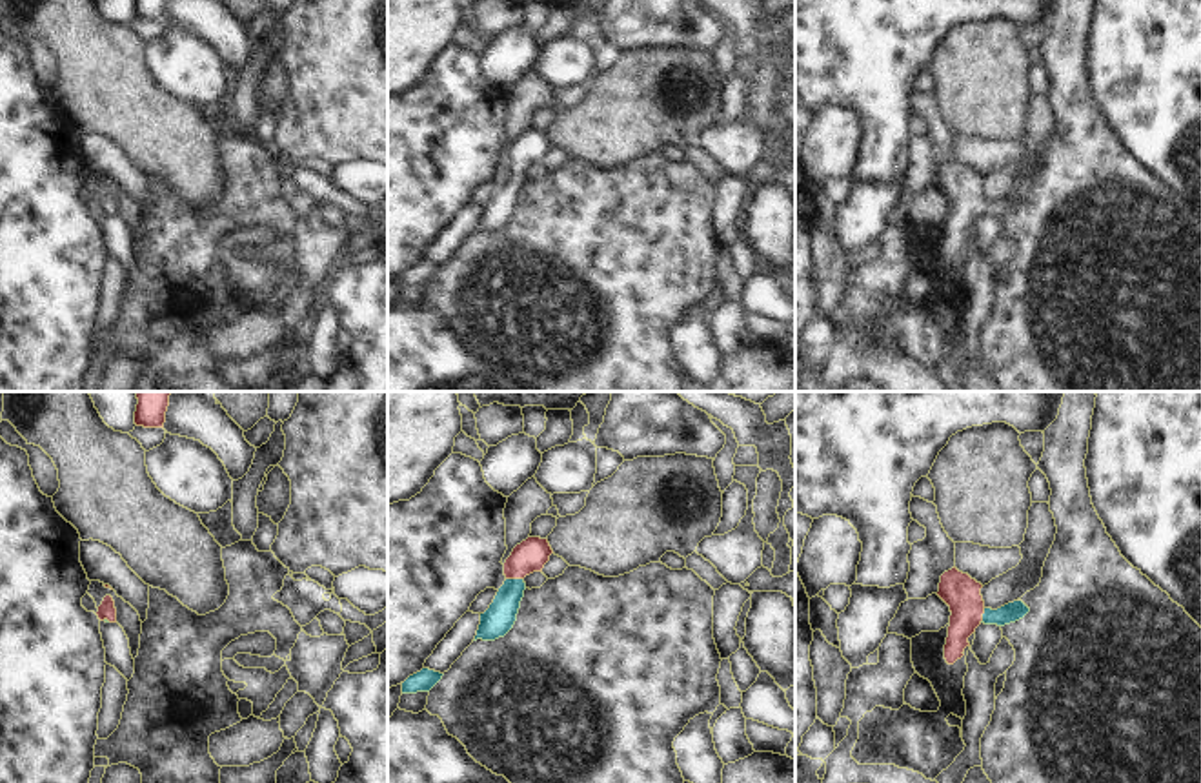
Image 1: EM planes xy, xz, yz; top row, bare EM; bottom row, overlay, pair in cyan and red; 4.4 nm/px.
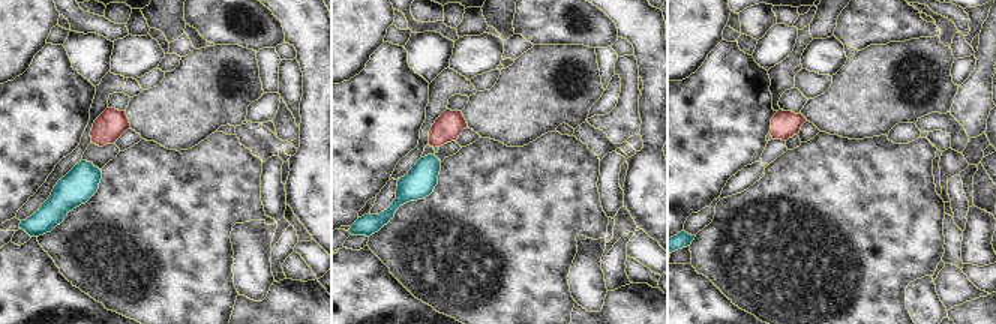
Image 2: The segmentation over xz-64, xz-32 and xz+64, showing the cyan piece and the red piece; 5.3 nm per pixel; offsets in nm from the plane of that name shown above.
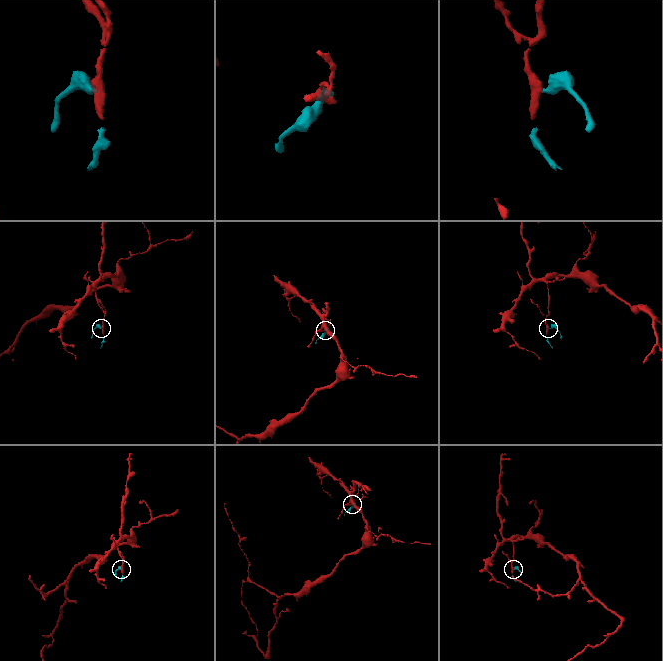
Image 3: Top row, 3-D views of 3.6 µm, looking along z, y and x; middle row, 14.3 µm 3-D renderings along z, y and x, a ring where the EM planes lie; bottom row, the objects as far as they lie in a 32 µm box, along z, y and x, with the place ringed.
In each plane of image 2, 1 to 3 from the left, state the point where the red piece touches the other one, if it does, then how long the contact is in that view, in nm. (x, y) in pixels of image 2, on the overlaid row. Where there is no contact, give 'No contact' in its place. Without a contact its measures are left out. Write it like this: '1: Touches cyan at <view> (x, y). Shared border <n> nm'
1: No contact
2: Touches cyan at xz-32 (435, 147). Shared border 30 nm
3: No contact.

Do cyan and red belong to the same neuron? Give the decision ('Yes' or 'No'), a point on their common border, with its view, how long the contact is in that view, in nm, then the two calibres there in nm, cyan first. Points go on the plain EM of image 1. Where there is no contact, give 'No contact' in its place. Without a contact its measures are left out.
Yes. Touches cyan at xz (515, 172). Shared border 80 nm. Thickness 140 nm (cyan) against 150 nm.

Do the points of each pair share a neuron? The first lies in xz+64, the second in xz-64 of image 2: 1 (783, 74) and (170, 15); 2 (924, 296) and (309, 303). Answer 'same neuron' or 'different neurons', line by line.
1: different neurons
2: different neurons

